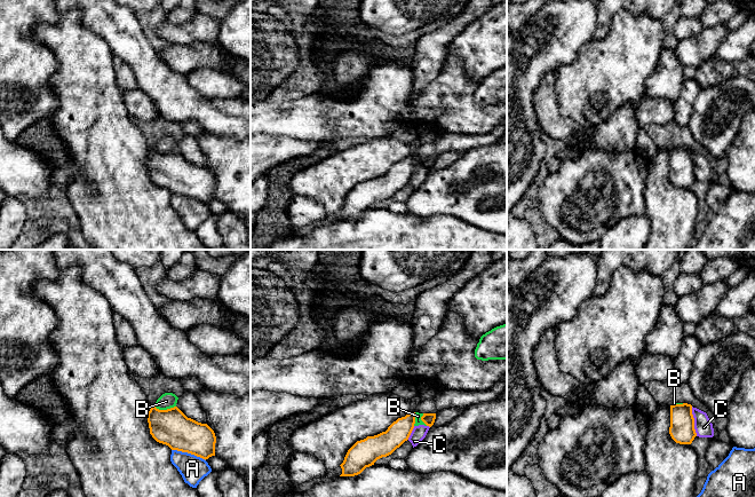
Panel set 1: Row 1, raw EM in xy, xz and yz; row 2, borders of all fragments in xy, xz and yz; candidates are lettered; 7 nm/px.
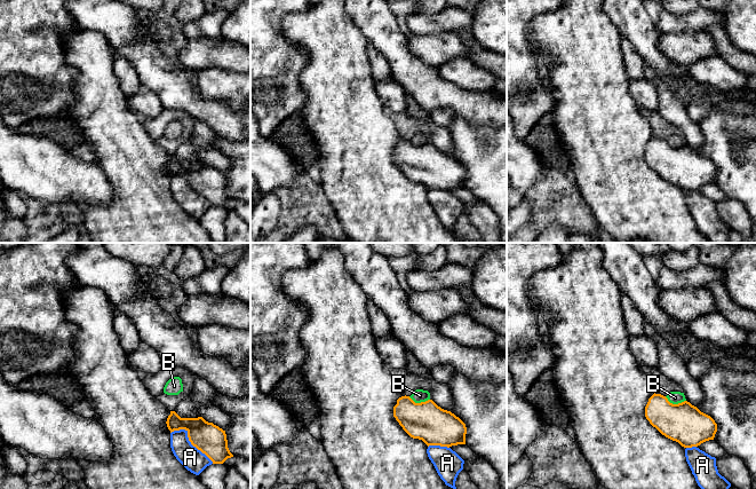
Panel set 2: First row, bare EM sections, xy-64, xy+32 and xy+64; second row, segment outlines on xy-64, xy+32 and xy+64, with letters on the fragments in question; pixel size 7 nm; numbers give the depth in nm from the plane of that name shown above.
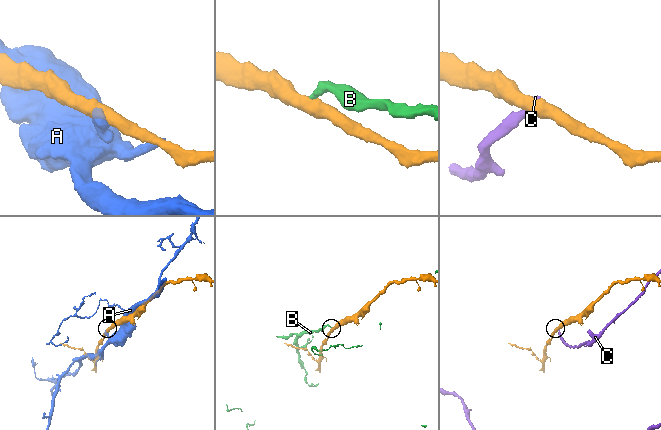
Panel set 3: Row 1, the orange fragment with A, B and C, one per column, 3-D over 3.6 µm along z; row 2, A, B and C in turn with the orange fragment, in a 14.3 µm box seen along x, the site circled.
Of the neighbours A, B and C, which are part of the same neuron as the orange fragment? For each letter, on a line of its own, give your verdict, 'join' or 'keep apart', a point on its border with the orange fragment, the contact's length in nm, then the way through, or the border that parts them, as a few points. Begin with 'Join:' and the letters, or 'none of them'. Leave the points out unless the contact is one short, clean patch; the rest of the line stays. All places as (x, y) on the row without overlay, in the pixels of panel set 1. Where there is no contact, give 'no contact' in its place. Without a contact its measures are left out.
Join: none of them
A: keep apart; contact xy (189, 196); length 260 nm
B: keep apart; contact xy (165, 154); length 160 nm; border xy (153, 149), (159, 152), (175, 150)
C: keep apart; contact yz (693, 165); length 220 nm; border yz (691, 150), (697, 179)

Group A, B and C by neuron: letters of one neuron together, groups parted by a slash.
A / B C

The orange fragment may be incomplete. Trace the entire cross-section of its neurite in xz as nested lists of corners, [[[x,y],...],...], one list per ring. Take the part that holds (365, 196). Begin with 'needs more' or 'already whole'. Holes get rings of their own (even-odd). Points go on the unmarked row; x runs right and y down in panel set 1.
already whole | [[[412,156],[398,161],[386,175],[357,184],[348,194],[343,206],[340,208],[342,212],[340,220],[358,219],[366,211],[374,208],[378,203],[391,198],[408,183],[414,167],[415,156]]]

